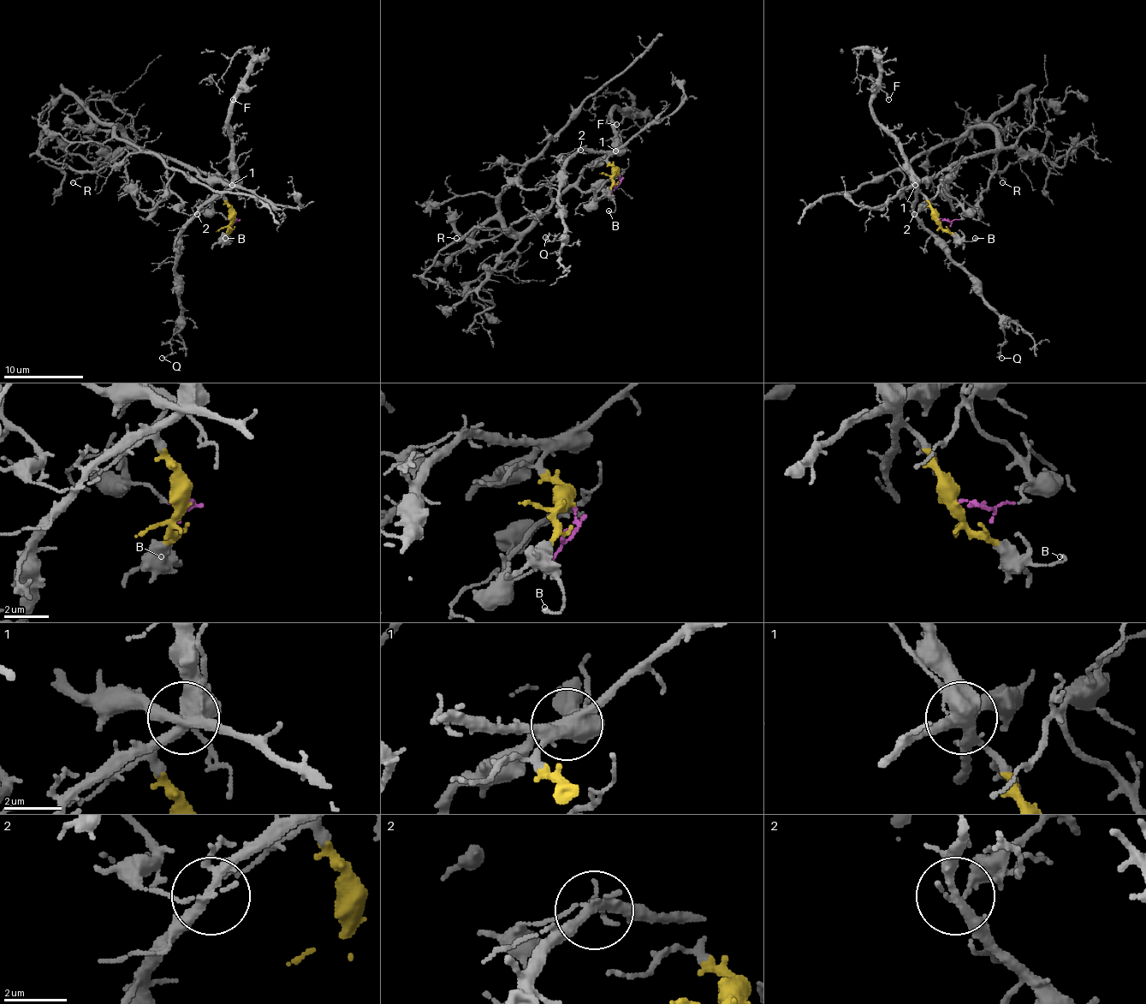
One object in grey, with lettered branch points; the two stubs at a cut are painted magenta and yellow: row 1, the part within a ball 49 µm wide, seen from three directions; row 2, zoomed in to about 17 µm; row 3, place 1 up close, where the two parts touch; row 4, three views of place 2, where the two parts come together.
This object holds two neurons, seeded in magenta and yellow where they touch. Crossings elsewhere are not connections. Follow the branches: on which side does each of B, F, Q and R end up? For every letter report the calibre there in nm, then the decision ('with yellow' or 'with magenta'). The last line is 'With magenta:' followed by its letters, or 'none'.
B: calibre 130 nm; with yellow
F: calibre 130 nm; with yellow
Q: calibre 130 nm; with yellow
R: calibre 100 nm; with magenta
With magenta: R

